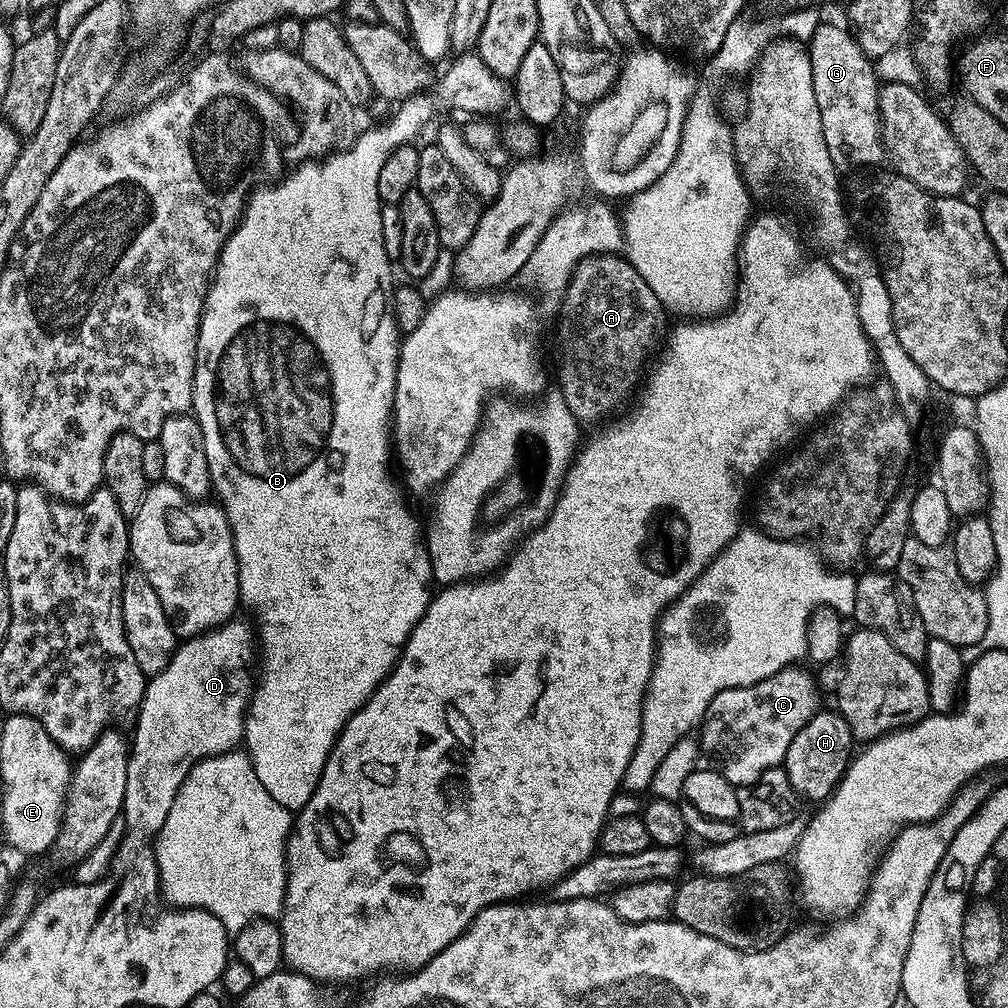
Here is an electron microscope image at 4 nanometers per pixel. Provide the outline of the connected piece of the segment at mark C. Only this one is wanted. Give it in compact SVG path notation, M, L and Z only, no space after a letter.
M800 666L784 668L778 674L757 684L722 690L712 699L698 732L698 743L703 755L708 755L713 760L711 763L715 765L720 775L726 778L726 782L734 786L753 784L755 780L762 778L766 770L783 765L786 750L790 750L790 742L794 742L794 734L798 734L798 730L802 730L802 726L806 726L806 722L810 722L810 718L818 711L815 681L802 669Z

